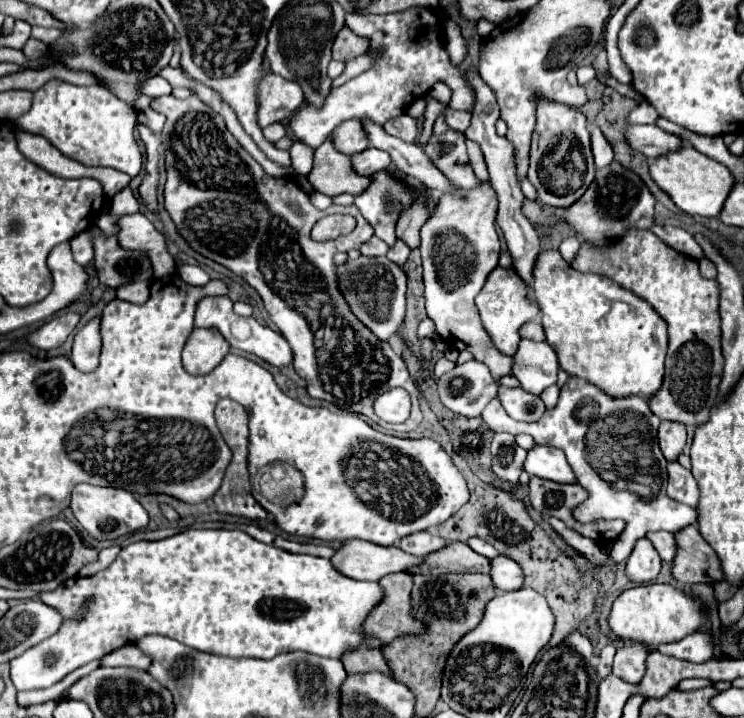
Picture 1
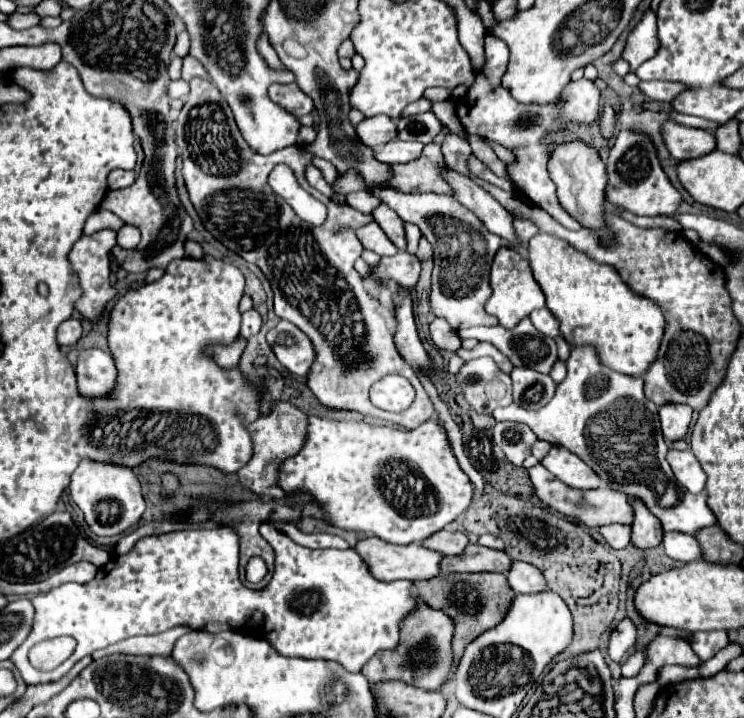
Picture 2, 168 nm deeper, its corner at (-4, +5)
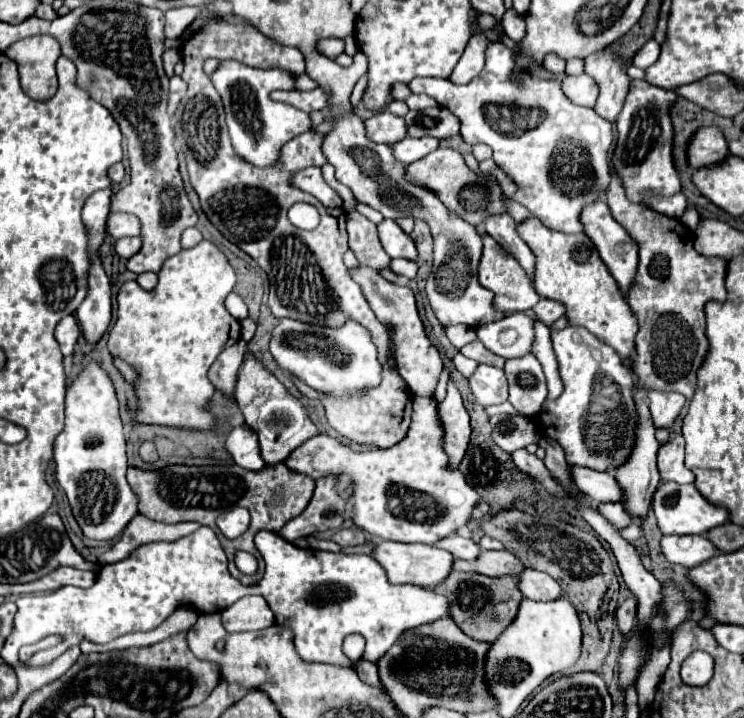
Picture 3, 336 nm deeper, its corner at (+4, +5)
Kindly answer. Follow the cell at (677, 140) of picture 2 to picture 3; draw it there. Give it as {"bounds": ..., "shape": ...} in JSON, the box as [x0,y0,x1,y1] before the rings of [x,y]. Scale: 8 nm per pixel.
{"bounds":[686,127,728,169],"shape":[[[702,127],[698,129],[690,141],[688,141],[688,149],[686,149],[686,157],[690,167],[698,169],[710,163],[718,163],[728,155],[728,143],[722,135],[722,131],[718,127]]]}

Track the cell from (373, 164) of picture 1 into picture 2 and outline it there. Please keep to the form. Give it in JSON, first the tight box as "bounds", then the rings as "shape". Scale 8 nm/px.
{"bounds":[378,141,424,163],"shape":[[[390,141],[386,143],[382,149],[378,149],[378,159],[382,159],[382,163],[408,163],[414,161],[422,155],[424,143],[406,143],[406,141]]]}

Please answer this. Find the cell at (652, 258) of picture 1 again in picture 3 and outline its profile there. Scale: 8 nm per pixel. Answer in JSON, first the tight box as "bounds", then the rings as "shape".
{"bounds":[606,177,726,401],"shape":[[[612,177],[606,201],[614,219],[628,231],[640,249],[634,287],[626,293],[626,301],[640,325],[636,355],[632,357],[636,387],[644,391],[678,391],[690,401],[698,383],[698,367],[708,355],[704,305],[708,301],[726,301],[726,261],[698,255],[692,231],[684,227],[682,221],[670,219],[650,207],[630,203],[618,177]]]}

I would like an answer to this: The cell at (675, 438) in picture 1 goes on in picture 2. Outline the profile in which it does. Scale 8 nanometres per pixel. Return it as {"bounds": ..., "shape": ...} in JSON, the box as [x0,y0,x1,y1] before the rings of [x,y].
{"bounds":[658,403,692,443],"shape":[[[666,403],[660,407],[658,415],[666,443],[682,439],[692,421],[692,409],[684,403]]]}

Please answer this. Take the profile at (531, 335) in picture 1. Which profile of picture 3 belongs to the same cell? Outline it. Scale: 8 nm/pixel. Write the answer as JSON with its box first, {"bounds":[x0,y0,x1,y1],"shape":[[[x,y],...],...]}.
{"bounds":[532,299,566,327],"shape":[[[540,299],[538,305],[532,311],[536,315],[536,321],[540,321],[540,323],[544,323],[548,327],[566,313],[562,303],[556,303],[556,301],[550,301],[550,299]]]}

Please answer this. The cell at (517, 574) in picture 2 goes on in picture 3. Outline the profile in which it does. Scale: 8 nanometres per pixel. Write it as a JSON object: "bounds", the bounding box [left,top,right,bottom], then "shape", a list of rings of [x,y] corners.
{"bounds":[518,569,560,601],"shape":[[[524,569],[522,575],[518,575],[518,589],[532,601],[552,601],[560,597],[560,585],[550,575],[534,569]]]}

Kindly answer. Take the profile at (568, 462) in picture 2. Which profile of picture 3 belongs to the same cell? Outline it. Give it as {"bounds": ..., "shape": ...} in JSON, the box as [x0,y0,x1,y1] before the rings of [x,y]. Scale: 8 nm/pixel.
{"bounds":[570,465,622,503],"shape":[[[570,465],[570,479],[576,491],[586,495],[586,499],[592,499],[594,503],[620,501],[622,497],[620,487],[610,473],[600,473],[588,467]]]}

